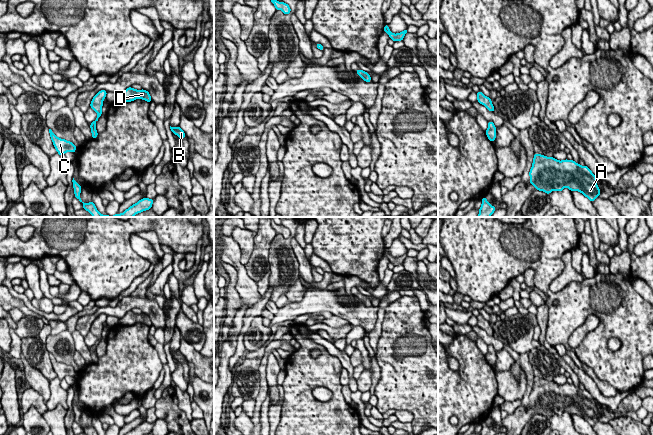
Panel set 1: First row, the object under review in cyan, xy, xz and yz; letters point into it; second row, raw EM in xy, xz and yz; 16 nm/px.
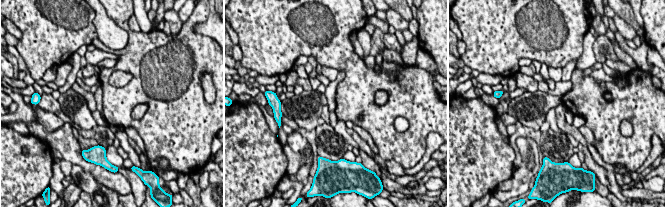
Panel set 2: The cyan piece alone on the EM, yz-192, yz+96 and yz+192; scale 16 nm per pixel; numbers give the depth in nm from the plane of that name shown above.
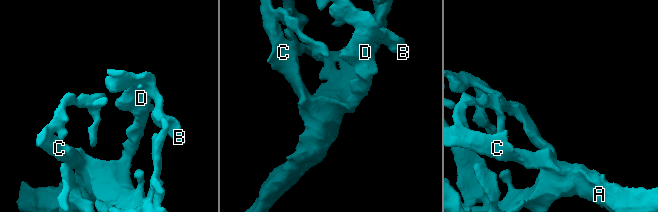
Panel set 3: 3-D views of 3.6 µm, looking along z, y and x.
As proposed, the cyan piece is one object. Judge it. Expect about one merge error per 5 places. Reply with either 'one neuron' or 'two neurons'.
one neuron

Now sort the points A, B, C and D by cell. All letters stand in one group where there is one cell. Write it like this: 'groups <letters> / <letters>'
groups A B C D

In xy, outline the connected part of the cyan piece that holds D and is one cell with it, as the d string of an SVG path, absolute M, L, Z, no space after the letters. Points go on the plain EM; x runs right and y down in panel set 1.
M128 311L122 318L120 318L118 325L131 326L136 323L142 323L149 327L152 326L152 322L147 314L136 314L132 311Z

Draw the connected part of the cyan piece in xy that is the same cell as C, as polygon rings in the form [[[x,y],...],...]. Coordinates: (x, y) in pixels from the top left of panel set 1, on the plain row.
[[[49,353],[49,357],[53,369],[60,380],[64,379],[66,376],[74,377],[76,375],[77,371],[74,369],[74,367],[58,362],[51,353]]]

